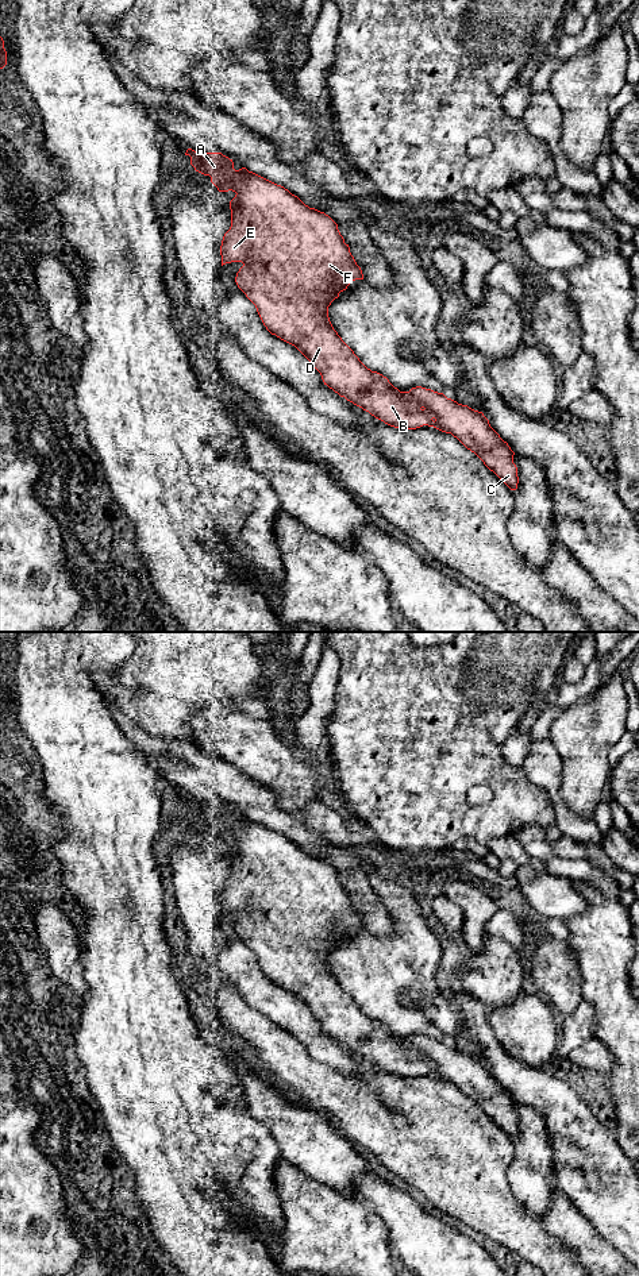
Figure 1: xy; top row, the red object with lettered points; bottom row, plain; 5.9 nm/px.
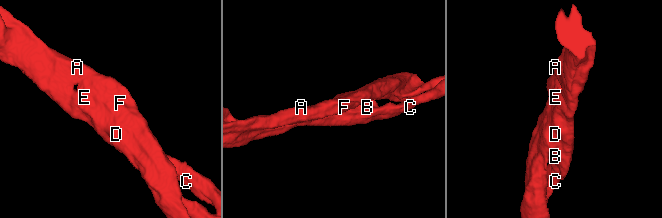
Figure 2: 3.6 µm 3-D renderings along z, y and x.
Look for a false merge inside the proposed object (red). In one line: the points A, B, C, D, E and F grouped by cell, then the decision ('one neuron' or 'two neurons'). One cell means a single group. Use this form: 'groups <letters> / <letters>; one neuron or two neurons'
groups A B C D E F; one neuron

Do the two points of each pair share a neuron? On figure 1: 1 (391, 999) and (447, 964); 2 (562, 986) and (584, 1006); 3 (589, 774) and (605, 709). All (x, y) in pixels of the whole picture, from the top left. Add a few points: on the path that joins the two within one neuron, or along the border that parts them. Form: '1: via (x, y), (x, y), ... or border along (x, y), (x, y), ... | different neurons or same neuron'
1: via (404, 985), (408, 980), (437, 979) | same neuron
2: border along (581, 999), (578, 1006), (565, 1017) | different neurons
3: via (589, 758), (589, 736), (599, 725) | same neuron

